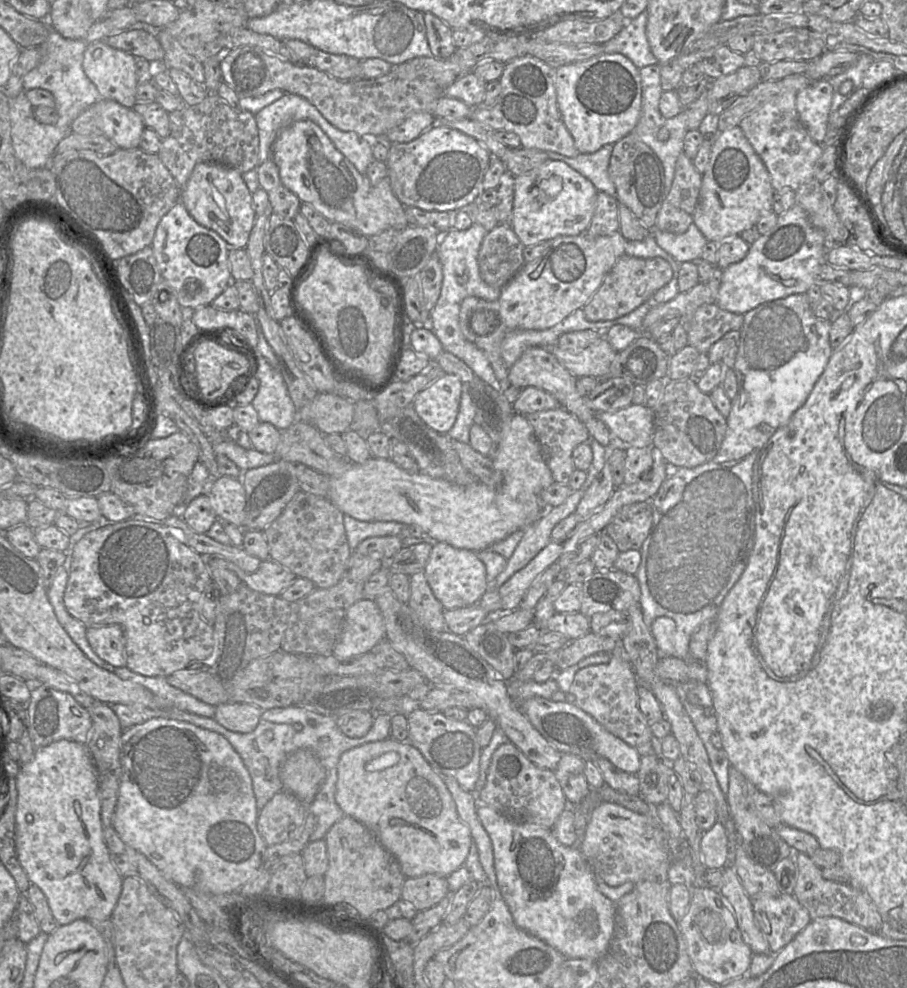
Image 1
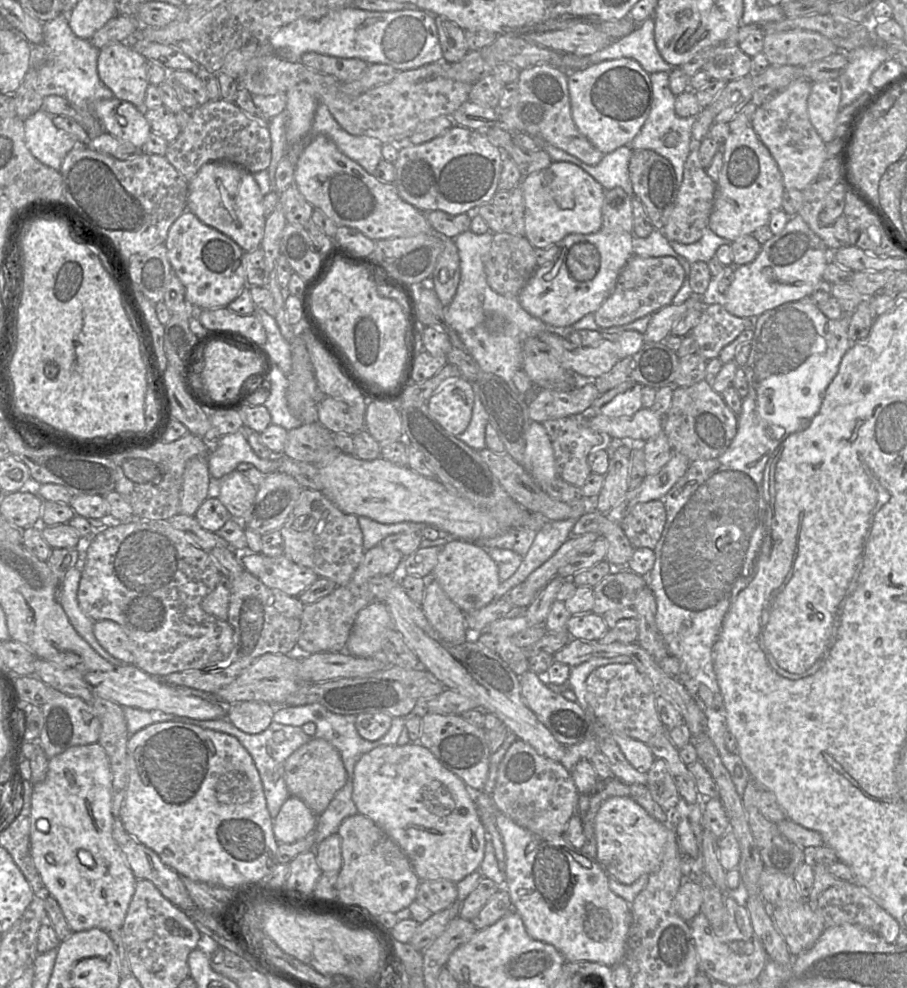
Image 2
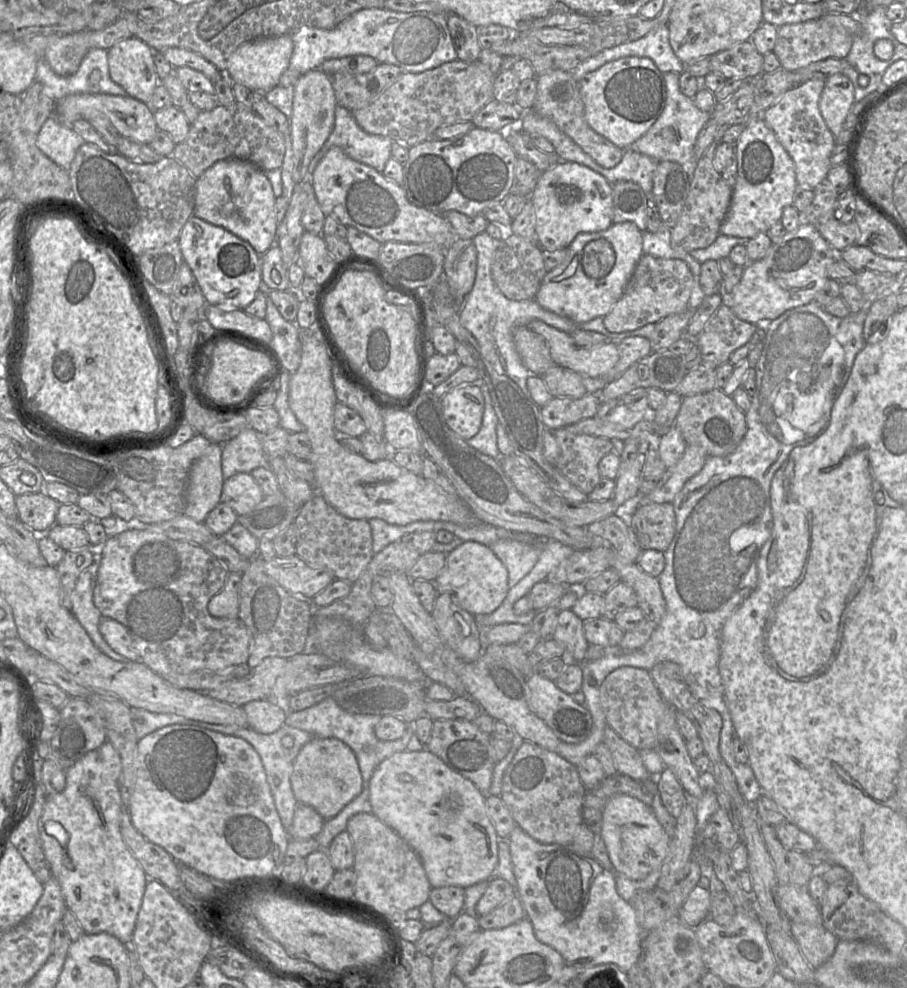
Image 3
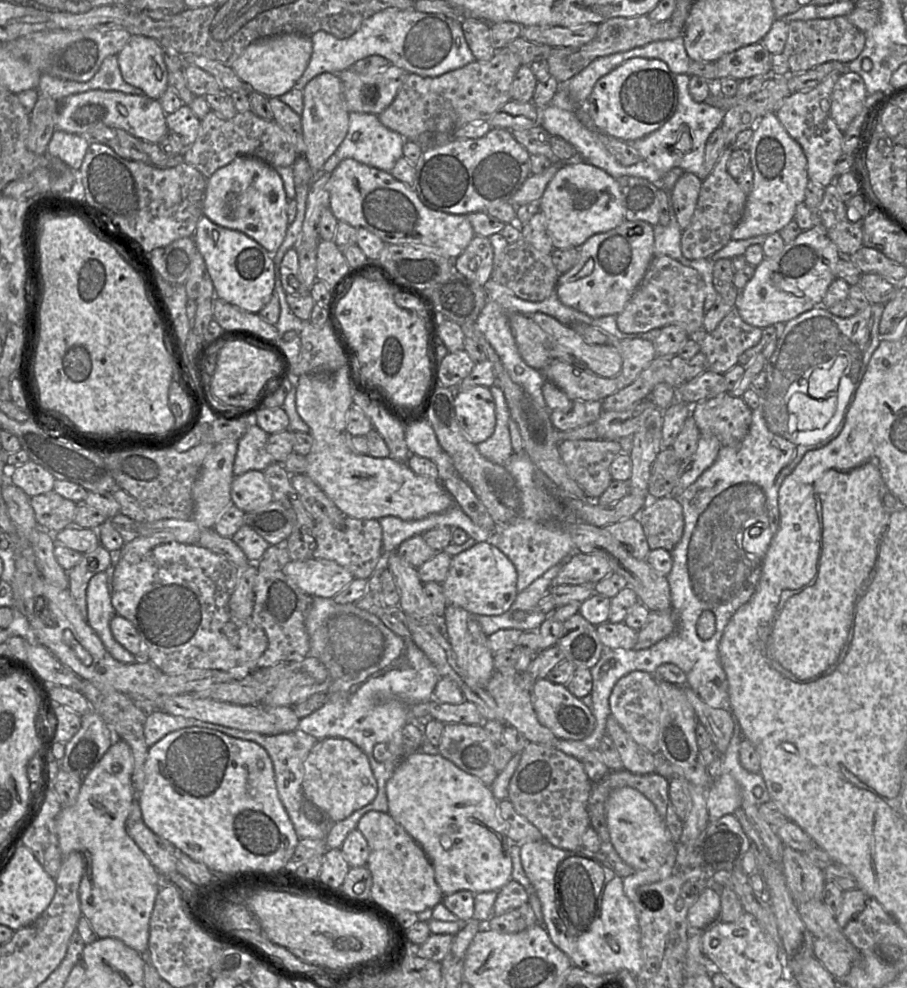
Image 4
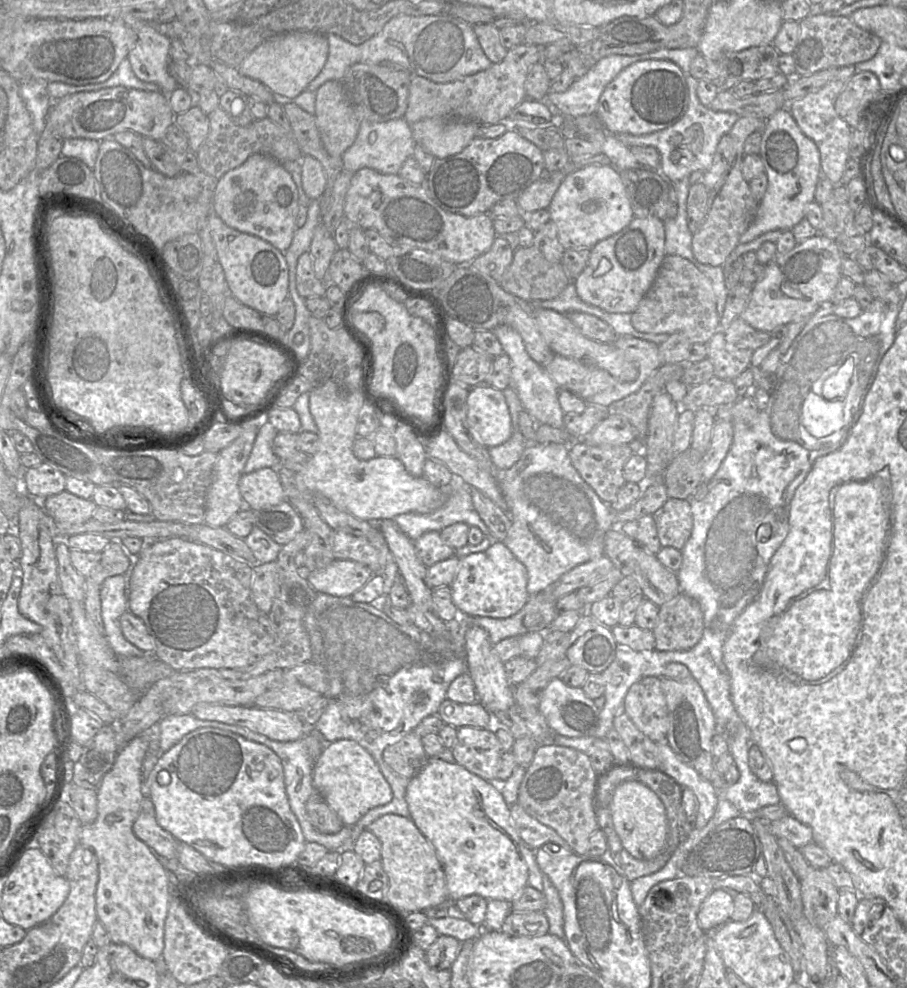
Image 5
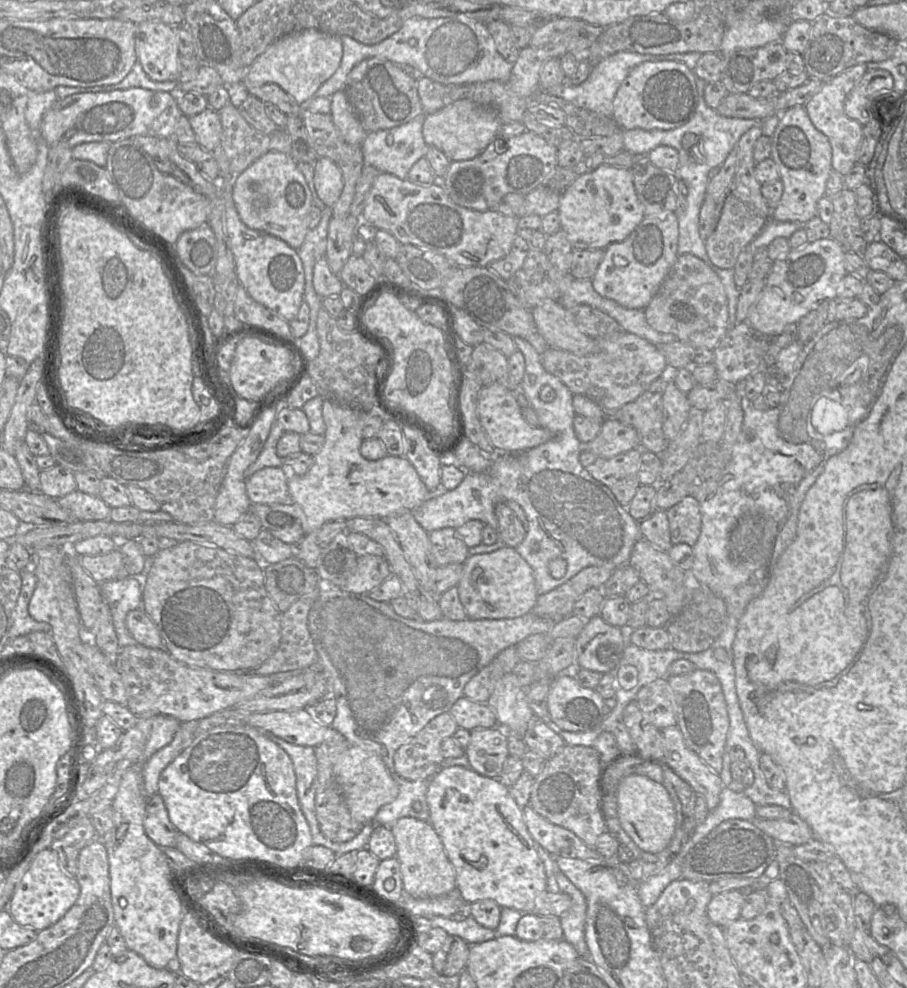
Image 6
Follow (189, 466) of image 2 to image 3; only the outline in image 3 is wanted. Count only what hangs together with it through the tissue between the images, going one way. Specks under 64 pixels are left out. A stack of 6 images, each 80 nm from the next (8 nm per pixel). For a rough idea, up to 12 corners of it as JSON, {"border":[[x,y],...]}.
{"border":[[224,444],[191,466],[185,516],[203,523],[220,502]]}

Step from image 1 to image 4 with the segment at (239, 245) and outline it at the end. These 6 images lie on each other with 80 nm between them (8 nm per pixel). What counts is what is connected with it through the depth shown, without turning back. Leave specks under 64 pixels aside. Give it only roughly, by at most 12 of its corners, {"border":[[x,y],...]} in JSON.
{"border":[[240,156],[207,178],[203,216],[275,253],[283,180]]}

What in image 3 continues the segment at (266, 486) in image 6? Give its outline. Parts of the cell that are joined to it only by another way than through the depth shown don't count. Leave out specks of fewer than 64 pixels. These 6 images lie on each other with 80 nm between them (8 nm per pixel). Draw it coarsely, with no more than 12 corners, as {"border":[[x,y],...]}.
{"border":[[251,473],[224,480],[221,500],[238,515],[264,498]]}

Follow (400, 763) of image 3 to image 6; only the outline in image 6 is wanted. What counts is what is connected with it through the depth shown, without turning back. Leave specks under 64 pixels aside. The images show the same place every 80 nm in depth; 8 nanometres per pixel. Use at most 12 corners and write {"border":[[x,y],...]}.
{"border":[[459,765],[428,822],[466,903],[532,913],[547,875],[523,809]]}

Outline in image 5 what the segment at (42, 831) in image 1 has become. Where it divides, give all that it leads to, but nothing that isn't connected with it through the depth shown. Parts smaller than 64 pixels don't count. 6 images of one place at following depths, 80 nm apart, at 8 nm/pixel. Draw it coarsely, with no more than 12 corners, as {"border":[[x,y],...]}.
{"border":[[152,726],[118,751],[79,845],[98,860],[97,921],[161,958],[168,872],[135,836]]}

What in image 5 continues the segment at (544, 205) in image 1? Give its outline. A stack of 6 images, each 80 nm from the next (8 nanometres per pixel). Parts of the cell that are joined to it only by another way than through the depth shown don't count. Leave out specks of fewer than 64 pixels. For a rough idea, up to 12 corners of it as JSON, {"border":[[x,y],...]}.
{"border":[[620,171],[567,174],[547,210],[566,250],[635,218]]}

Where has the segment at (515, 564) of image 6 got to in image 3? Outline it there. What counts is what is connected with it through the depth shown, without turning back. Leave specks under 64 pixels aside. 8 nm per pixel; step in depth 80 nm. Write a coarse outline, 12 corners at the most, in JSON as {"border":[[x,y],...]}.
{"border":[[467,541],[433,581],[472,615],[493,613],[509,591],[490,546]]}

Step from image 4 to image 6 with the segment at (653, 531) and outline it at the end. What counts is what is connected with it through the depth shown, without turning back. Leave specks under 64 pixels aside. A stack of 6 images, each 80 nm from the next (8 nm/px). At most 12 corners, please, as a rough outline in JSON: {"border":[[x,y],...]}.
{"border":[[687,496],[666,510],[672,544],[693,546],[702,517]]}

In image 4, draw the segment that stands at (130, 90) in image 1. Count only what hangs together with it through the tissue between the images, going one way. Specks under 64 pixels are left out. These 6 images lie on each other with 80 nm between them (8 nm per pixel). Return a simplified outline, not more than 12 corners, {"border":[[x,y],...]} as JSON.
{"border":[[132,35],[116,55],[124,81],[159,100],[169,86],[156,40]]}

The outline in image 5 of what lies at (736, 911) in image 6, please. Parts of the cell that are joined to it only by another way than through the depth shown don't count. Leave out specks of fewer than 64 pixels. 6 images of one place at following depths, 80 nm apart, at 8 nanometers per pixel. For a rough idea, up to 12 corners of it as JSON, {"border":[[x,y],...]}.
{"border":[[713,890],[702,902],[697,921],[714,932],[730,921],[733,895]]}

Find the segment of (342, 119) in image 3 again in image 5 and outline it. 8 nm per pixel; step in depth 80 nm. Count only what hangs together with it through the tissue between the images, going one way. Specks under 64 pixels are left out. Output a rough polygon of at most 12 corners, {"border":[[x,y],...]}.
{"border":[[403,118],[360,121],[341,155],[351,173],[398,175],[412,157],[412,125]]}

